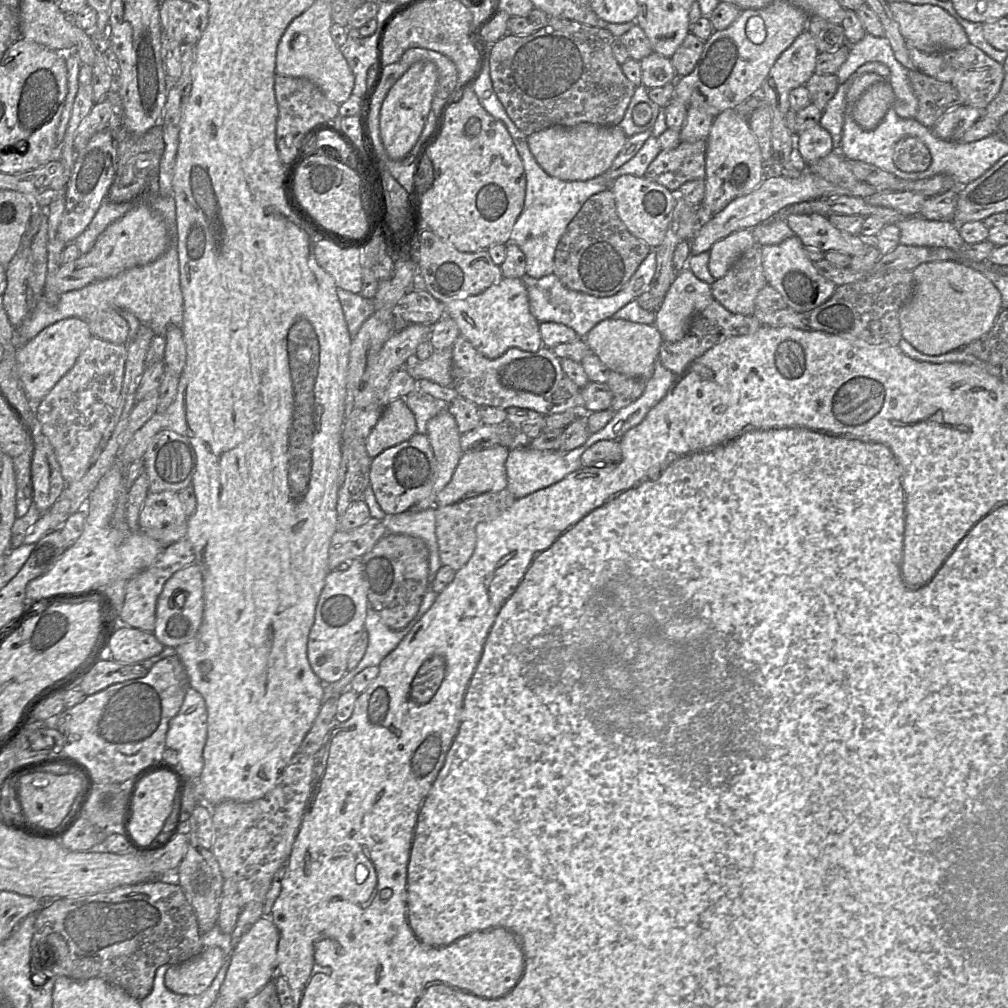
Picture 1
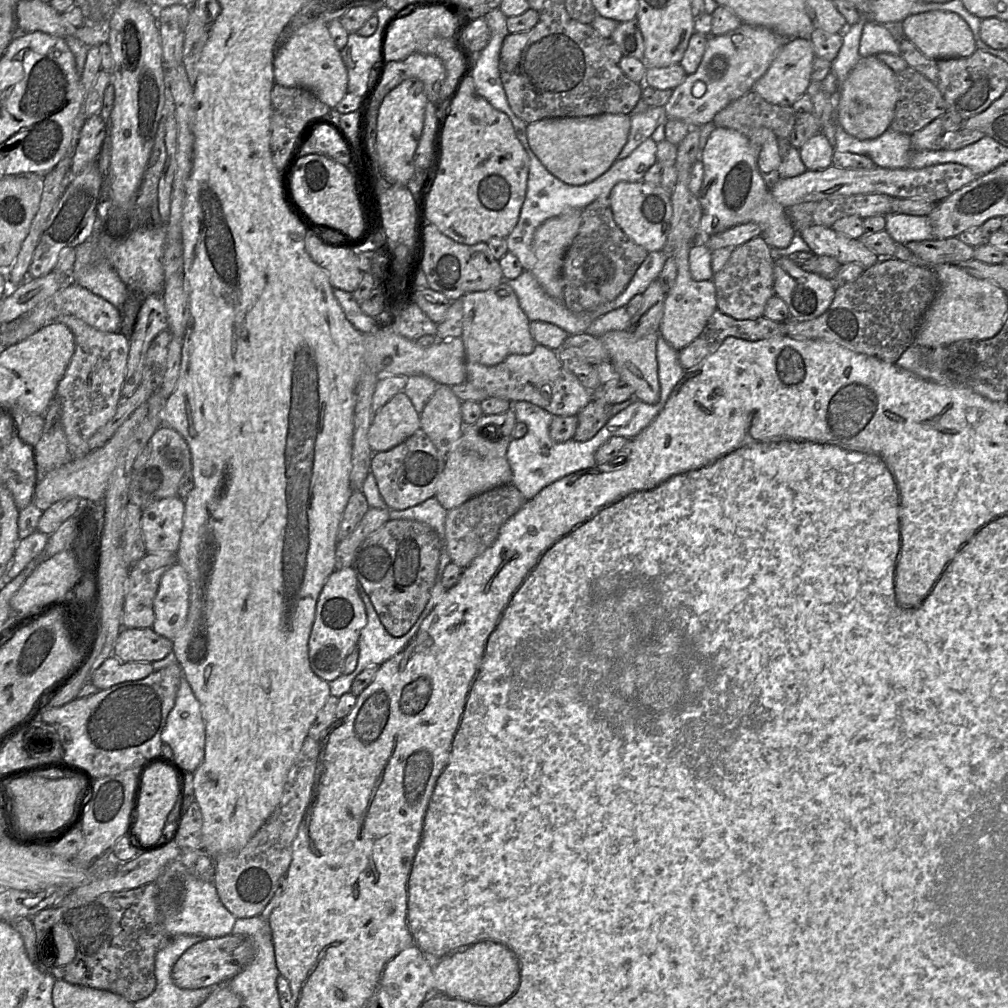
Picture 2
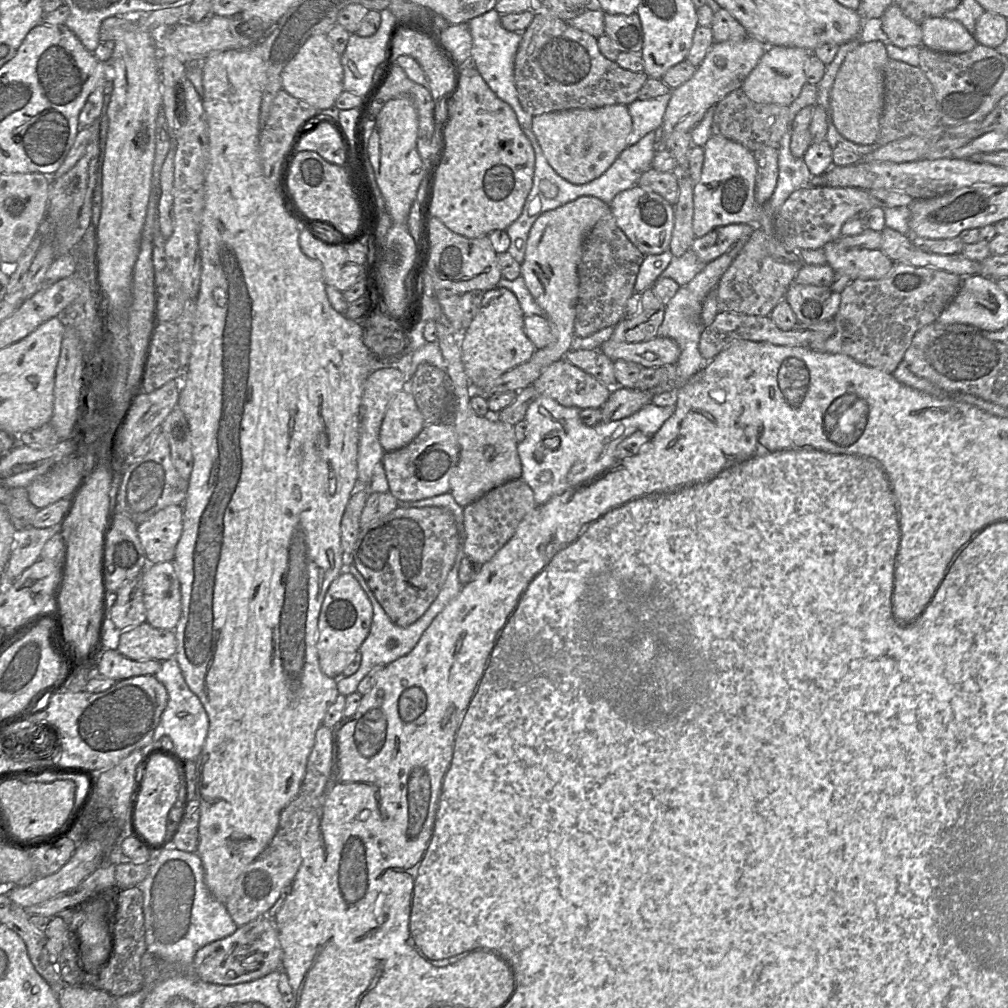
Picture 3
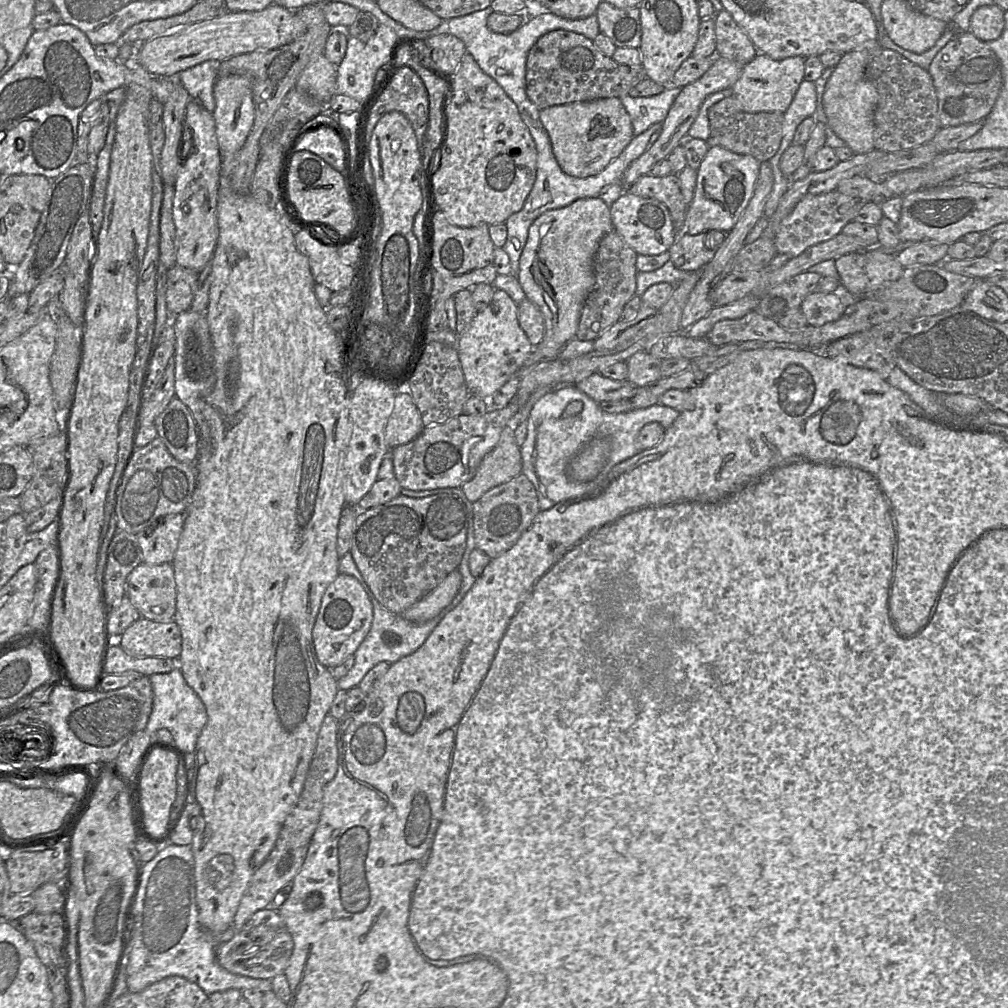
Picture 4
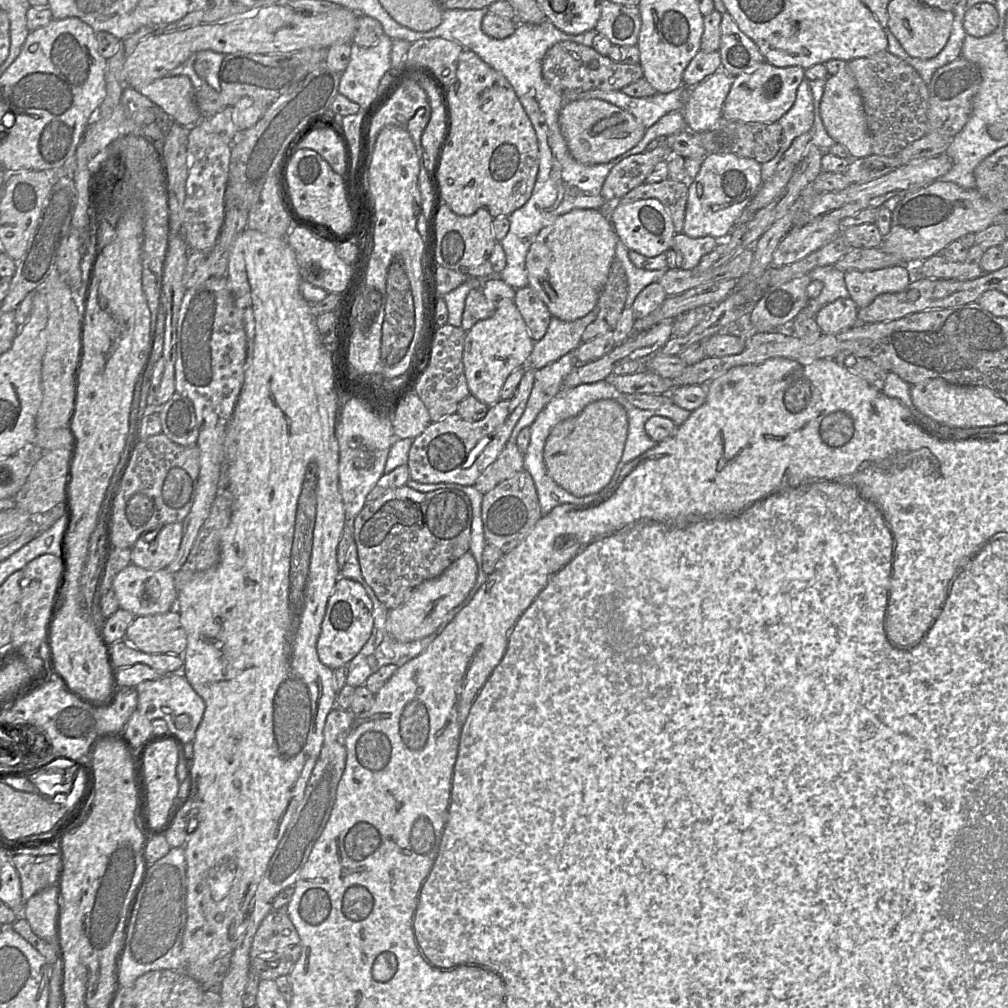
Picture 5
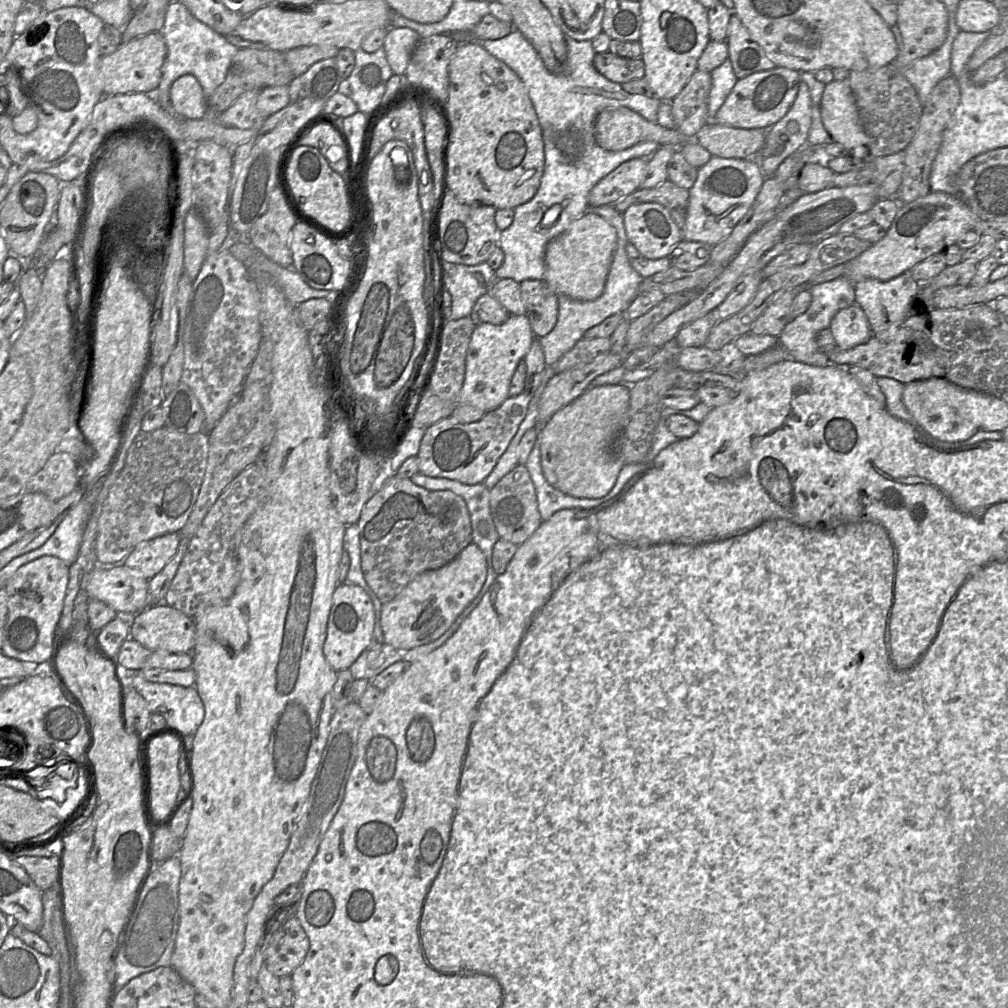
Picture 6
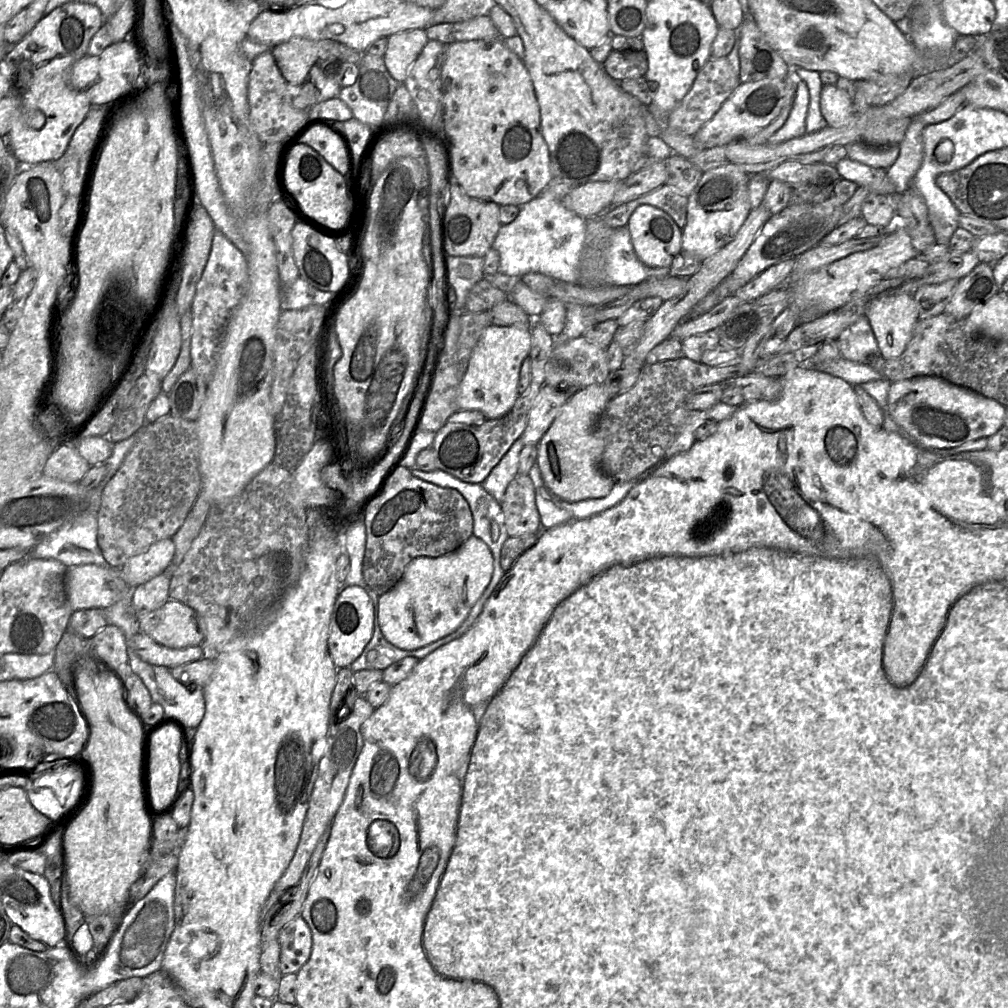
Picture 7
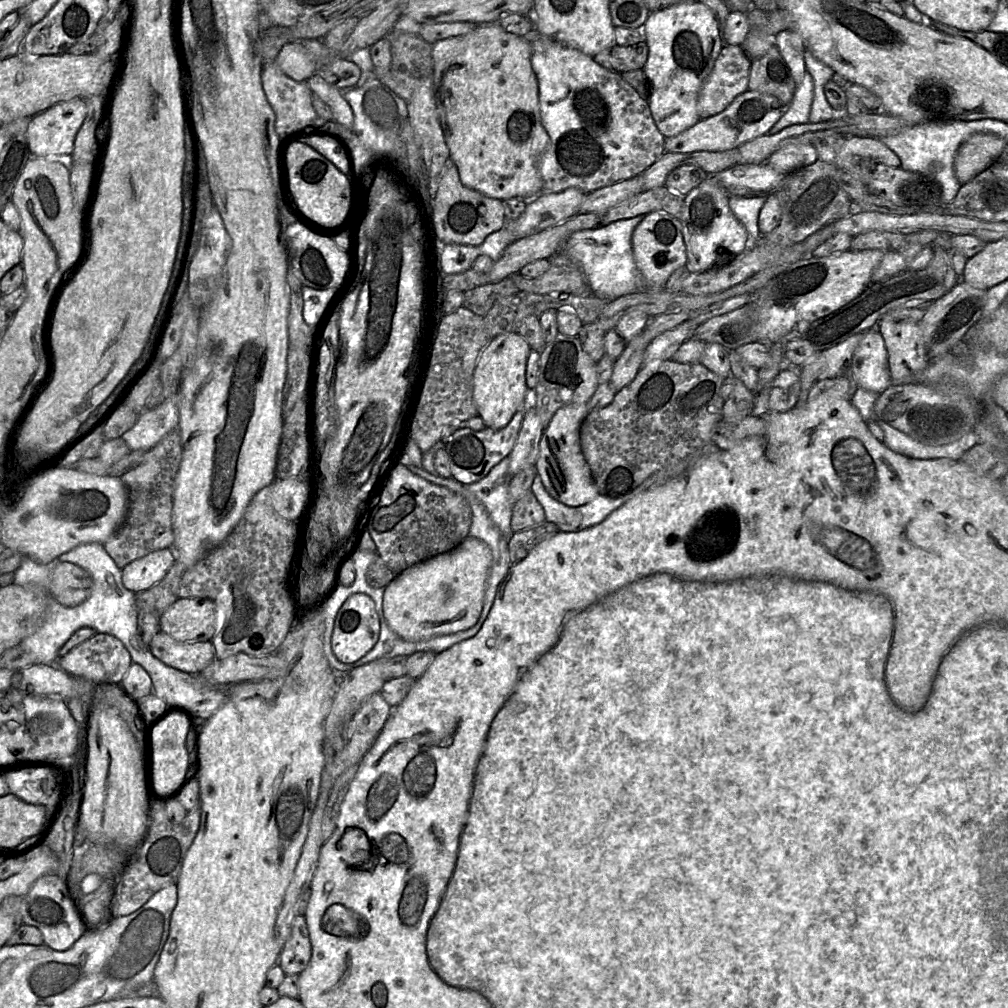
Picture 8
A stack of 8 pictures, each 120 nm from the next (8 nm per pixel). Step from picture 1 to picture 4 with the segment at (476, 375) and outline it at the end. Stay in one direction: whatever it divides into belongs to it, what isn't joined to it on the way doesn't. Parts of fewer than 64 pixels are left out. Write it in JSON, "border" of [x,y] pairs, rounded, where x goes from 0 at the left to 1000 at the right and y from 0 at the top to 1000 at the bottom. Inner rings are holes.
{"border":[[[595,370],[578,375],[569,382],[593,400],[626,396],[633,387],[633,384],[622,376],[612,378]]]}

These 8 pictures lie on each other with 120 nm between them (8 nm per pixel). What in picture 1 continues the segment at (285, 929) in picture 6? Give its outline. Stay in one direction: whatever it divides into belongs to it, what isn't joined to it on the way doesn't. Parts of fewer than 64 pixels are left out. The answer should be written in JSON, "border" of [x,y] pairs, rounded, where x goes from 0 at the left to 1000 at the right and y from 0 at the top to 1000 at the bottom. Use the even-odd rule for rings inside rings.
{"border":[[[215,938],[202,939],[191,950],[170,957],[163,967],[165,980],[179,987],[194,988],[210,975],[221,955],[226,952]]]}

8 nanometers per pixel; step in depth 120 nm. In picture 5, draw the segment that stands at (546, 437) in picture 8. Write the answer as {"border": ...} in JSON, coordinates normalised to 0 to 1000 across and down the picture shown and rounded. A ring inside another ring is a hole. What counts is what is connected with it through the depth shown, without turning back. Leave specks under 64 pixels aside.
{"border":[[[596,396],[582,402],[572,413],[562,416],[547,427],[540,444],[540,457],[547,474],[574,495],[591,497],[609,482],[614,470],[611,468],[623,432],[623,413],[618,402],[608,396]]]}

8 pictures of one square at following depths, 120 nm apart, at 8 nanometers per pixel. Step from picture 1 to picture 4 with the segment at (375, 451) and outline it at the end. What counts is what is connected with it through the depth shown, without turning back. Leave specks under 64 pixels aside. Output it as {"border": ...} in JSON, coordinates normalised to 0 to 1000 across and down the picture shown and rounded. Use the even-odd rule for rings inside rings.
{"border":[[[398,387],[392,394],[390,407],[382,425],[382,438],[387,445],[404,440],[421,426],[418,411],[409,393]]]}

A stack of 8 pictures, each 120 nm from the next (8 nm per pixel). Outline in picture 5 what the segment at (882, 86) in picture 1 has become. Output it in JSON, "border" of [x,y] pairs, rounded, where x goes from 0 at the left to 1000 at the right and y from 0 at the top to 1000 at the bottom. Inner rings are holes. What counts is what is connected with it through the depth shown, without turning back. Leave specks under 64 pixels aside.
{"border":[[[841,67],[820,76],[813,100],[813,115],[822,135],[829,142],[840,147],[844,156],[851,158],[866,153],[864,136],[856,108],[856,100],[850,86],[850,81]]]}

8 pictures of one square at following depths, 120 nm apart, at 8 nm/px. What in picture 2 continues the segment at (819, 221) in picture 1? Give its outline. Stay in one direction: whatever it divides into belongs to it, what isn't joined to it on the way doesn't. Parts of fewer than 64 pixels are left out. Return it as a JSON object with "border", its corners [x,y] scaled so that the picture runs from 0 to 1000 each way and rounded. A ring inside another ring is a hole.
{"border":[[[804,224],[794,230],[796,237],[802,242],[810,254],[824,254],[833,262],[852,261],[861,267],[872,260],[873,255],[860,246],[852,237],[845,237],[829,230],[824,225]]]}

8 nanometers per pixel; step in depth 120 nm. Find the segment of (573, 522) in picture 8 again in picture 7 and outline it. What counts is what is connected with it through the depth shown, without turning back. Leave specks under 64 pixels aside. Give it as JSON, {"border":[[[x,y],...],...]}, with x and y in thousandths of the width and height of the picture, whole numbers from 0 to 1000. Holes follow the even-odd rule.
{"border":[[[533,457],[524,469],[531,485],[531,496],[538,526],[547,525],[568,516],[584,514],[609,503],[622,492],[633,477],[643,473],[642,470],[643,468],[640,468],[629,477],[610,479],[604,490],[598,494],[563,498],[543,484]]]}

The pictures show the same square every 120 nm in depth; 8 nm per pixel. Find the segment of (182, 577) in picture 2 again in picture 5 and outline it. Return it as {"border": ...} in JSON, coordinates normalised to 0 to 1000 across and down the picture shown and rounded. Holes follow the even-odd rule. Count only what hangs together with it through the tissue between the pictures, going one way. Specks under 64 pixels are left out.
{"border":[[[130,559],[115,570],[112,584],[119,603],[129,606],[134,612],[161,609],[175,602],[176,583],[172,569],[165,563],[147,565]]]}

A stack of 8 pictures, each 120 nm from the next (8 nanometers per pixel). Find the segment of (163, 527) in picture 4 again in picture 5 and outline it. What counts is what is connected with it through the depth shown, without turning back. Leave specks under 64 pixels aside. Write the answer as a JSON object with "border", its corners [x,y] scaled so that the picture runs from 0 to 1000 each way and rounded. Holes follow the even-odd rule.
{"border":[[[180,518],[140,531],[130,546],[130,559],[147,565],[165,563],[175,553],[182,531]]]}

